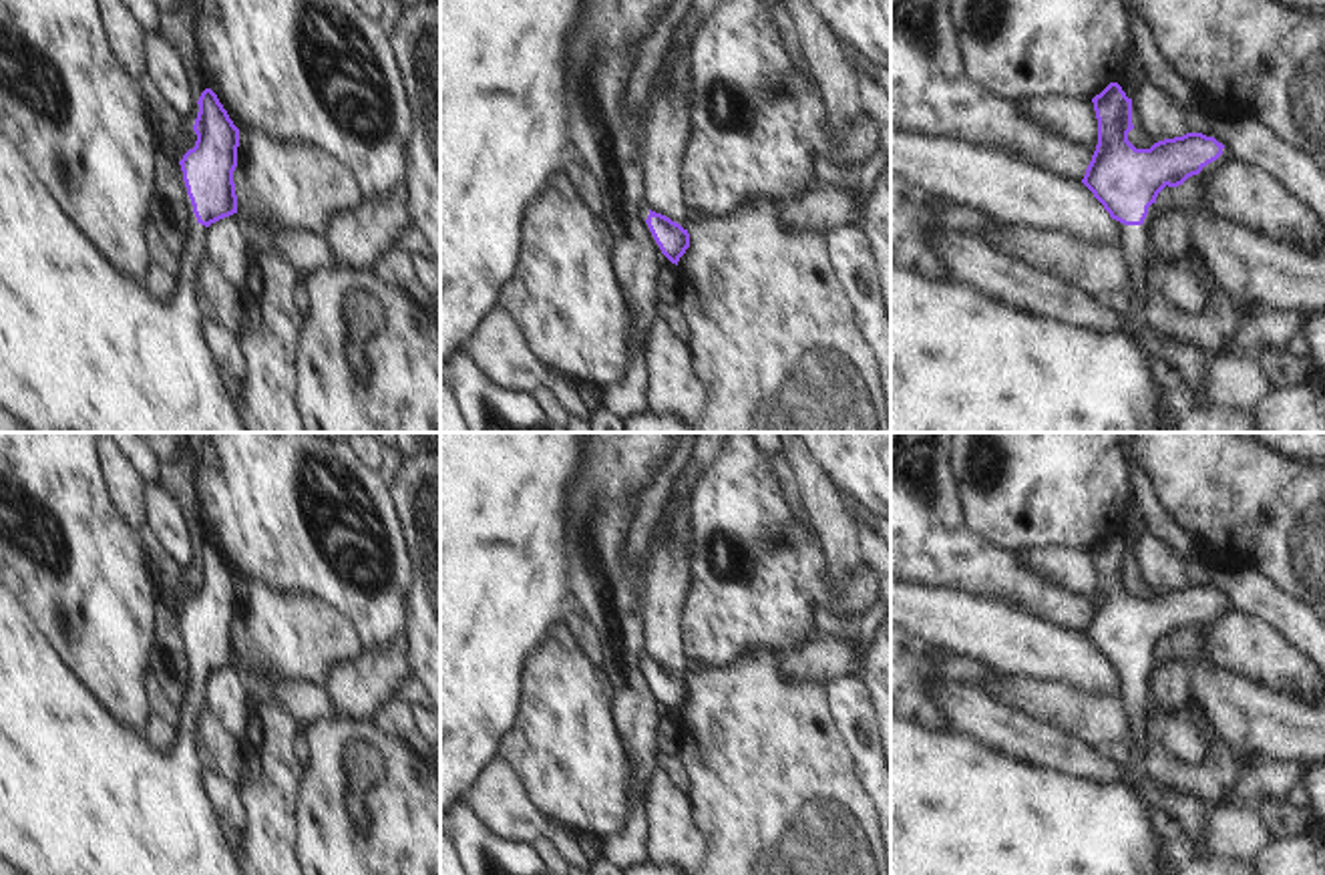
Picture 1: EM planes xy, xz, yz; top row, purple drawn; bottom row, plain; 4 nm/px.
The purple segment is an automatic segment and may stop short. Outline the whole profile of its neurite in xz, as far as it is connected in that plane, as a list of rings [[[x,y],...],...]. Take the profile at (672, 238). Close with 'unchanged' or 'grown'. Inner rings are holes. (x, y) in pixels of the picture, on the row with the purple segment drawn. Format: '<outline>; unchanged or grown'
[[[649,209],[645,219],[655,243],[659,245],[661,253],[678,266],[680,257],[690,247],[690,233],[680,223],[672,221],[670,217],[655,213]]]; unchanged

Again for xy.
[[[211,89],[201,93],[197,105],[199,113],[193,125],[197,141],[179,161],[197,217],[187,251],[189,259],[209,253],[207,227],[211,223],[237,213],[233,171],[237,167],[239,129]]]; grown

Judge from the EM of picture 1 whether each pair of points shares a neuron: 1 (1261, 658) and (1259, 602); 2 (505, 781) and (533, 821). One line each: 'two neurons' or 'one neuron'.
1: two neurons
2: one neuron

